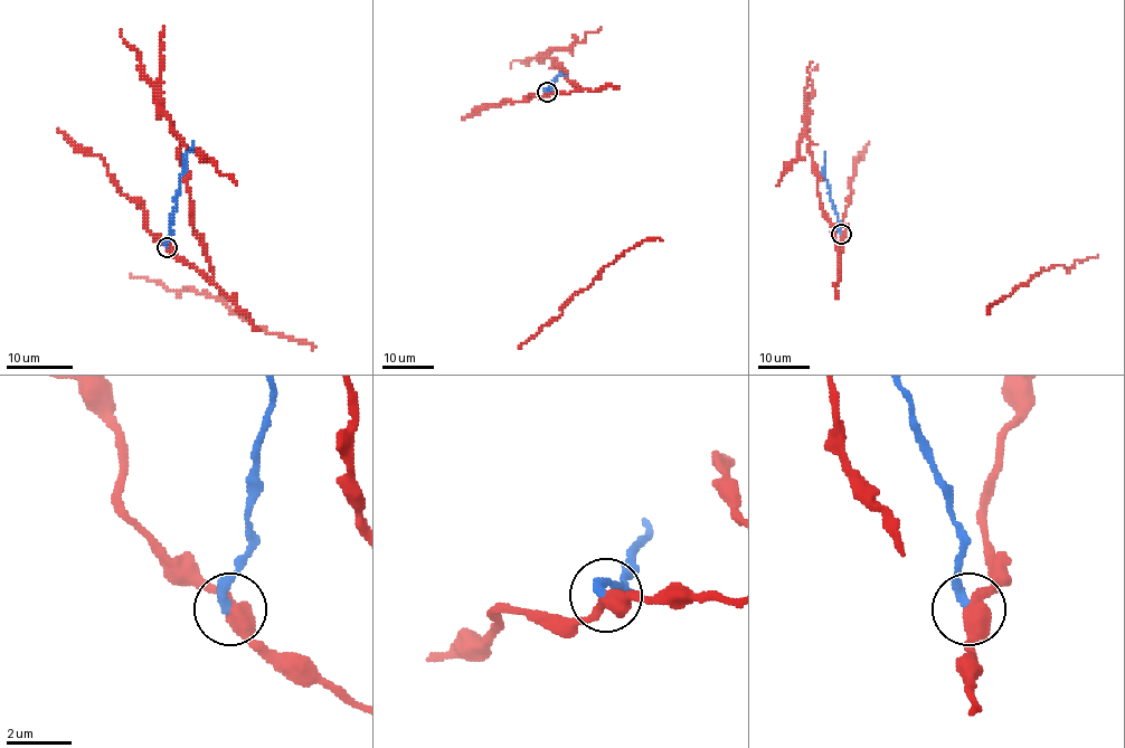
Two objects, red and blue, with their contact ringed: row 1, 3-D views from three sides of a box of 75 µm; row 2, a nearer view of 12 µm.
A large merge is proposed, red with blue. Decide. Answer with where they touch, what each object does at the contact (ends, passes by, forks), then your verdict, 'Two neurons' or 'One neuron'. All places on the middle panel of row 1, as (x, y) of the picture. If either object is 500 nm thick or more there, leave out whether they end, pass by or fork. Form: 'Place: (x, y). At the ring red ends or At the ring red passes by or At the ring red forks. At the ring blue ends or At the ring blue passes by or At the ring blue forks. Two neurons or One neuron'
Place: (547, 92). At the ring red passes by. At the ring blue ends. Two neurons

